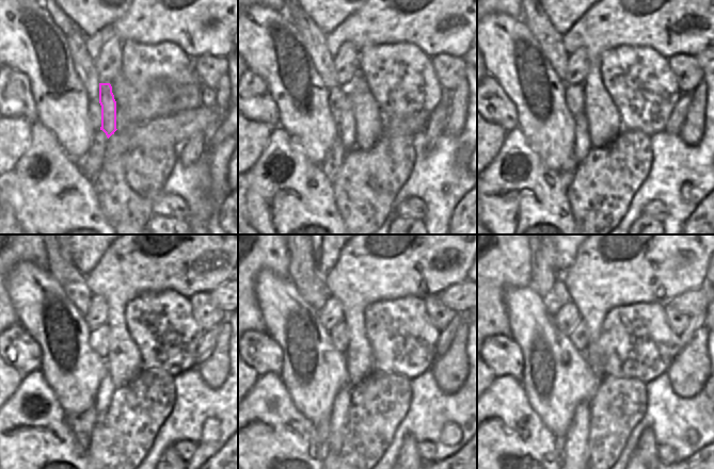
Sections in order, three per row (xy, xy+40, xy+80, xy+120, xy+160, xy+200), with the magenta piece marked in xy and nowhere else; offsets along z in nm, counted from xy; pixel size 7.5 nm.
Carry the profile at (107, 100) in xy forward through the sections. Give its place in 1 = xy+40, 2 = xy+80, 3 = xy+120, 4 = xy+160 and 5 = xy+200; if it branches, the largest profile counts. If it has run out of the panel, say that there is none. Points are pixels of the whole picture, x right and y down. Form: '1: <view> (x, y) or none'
1: xy+40 (346, 127)
2: xy+80 (583, 146)
3: xy+120 (104, 395)
4: xy+160 (339, 415)
5: xy+200 (581, 420)

